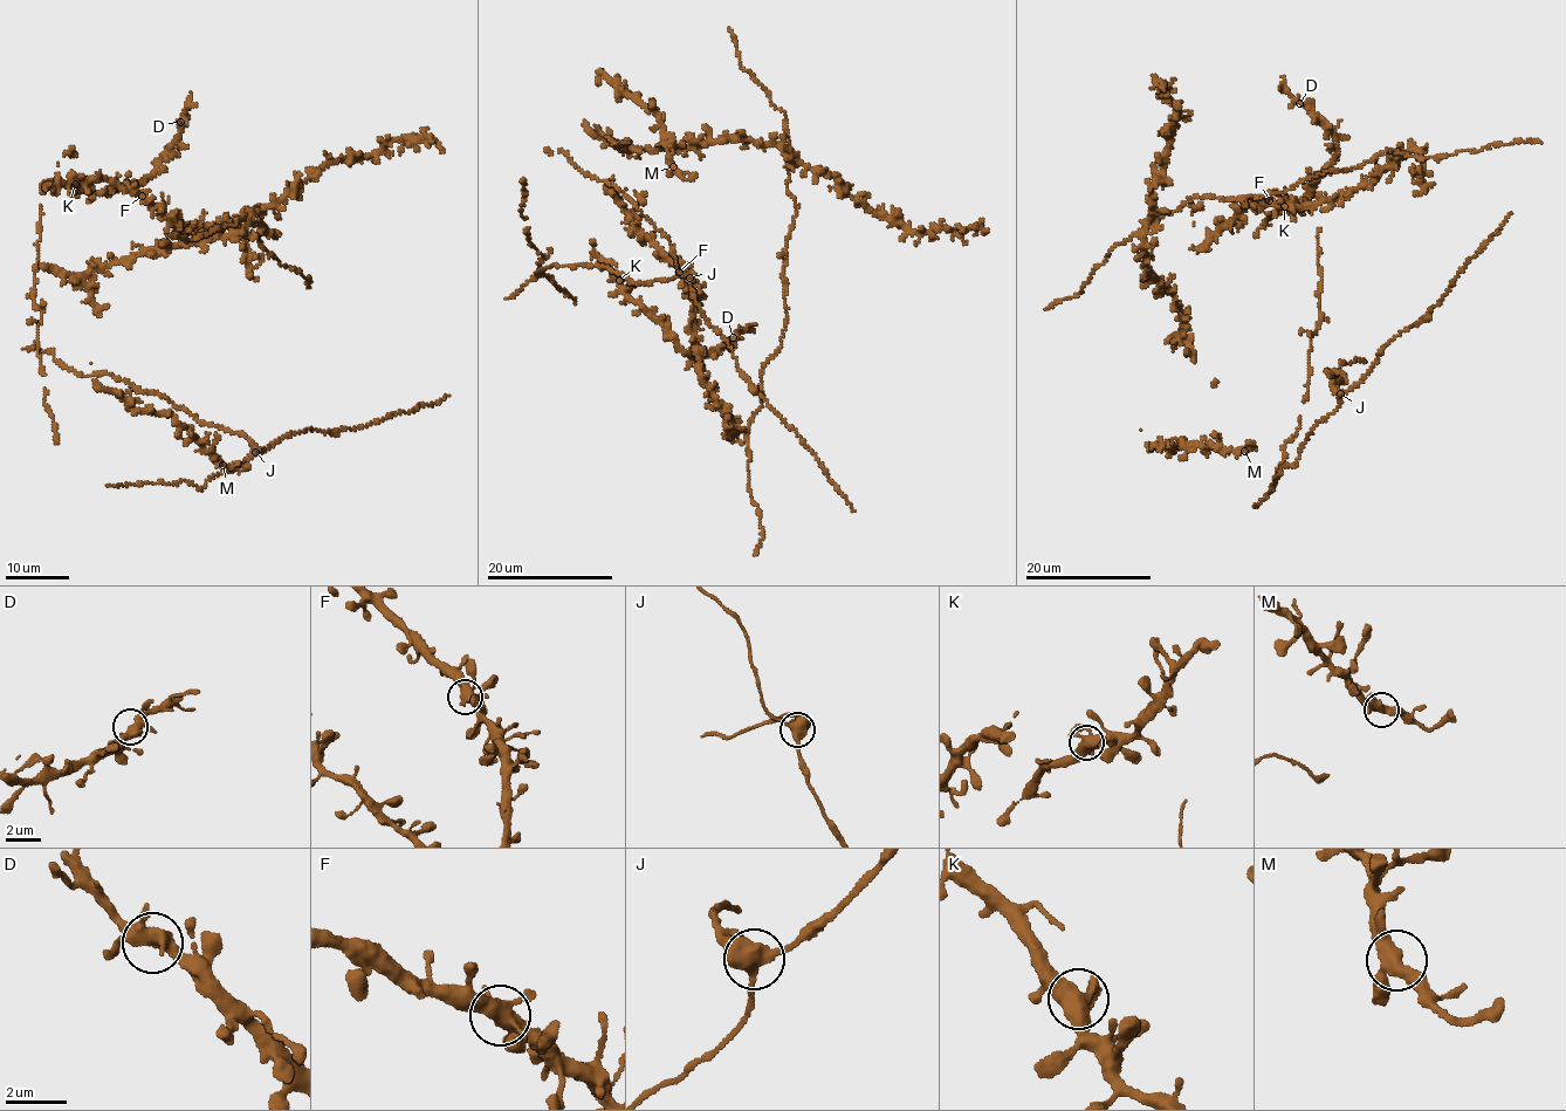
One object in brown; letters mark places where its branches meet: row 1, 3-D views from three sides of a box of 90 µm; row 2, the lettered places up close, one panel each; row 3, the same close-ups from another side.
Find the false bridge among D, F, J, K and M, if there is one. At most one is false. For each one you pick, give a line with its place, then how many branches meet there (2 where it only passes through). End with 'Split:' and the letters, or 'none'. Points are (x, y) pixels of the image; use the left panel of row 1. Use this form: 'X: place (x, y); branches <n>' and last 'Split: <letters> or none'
J: place (255, 452); branches 3
Split: J

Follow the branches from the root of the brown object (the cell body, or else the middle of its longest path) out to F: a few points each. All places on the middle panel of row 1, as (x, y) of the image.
F: (644, 238), (679, 272)

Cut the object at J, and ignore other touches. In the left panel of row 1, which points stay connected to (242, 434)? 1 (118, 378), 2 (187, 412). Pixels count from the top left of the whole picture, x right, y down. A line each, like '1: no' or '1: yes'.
1: yes
2: yes

